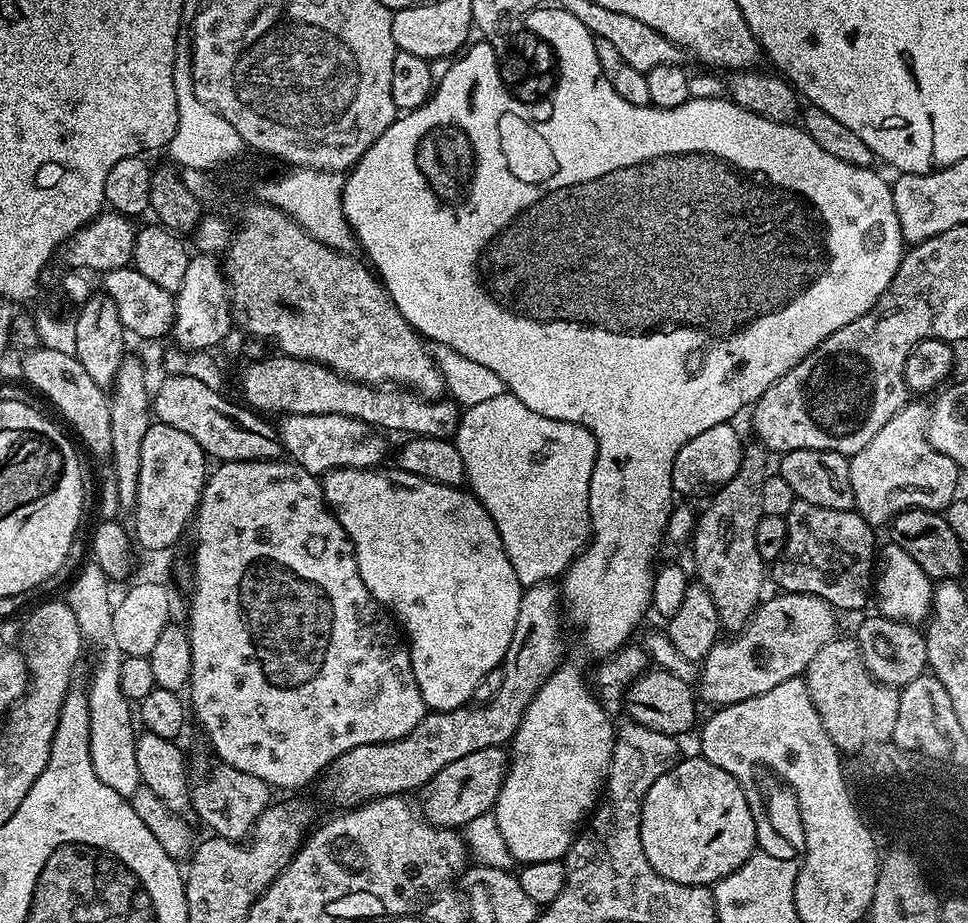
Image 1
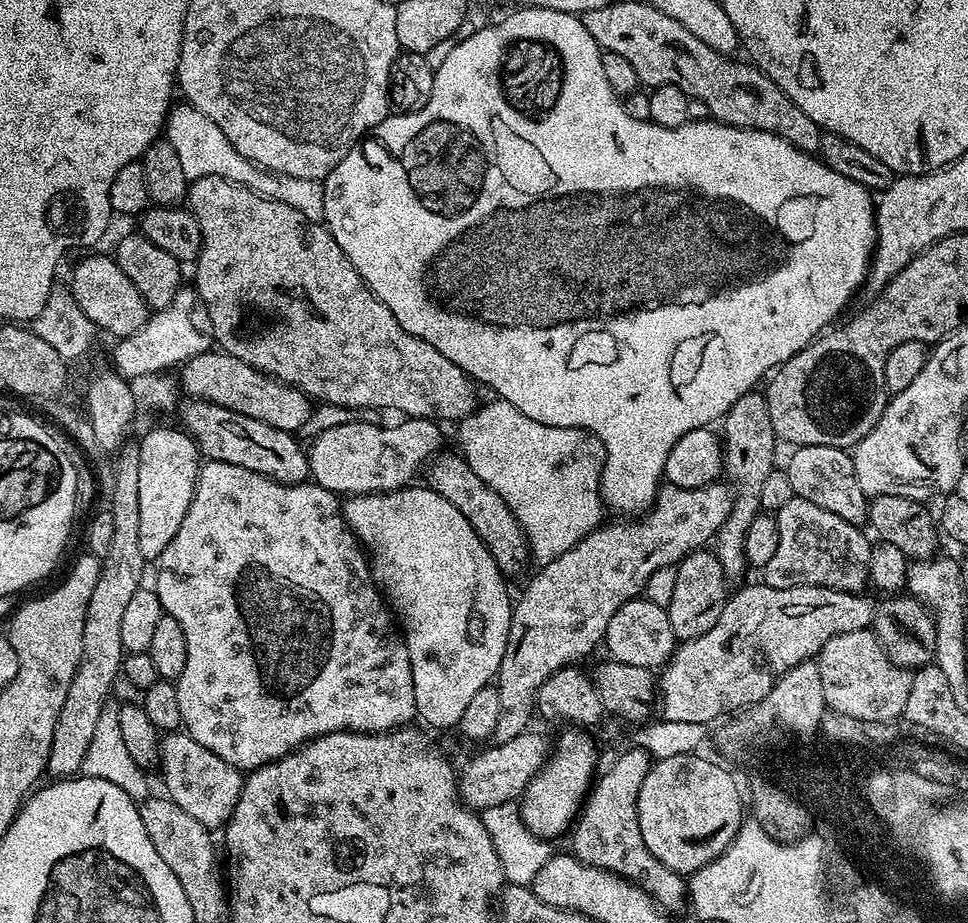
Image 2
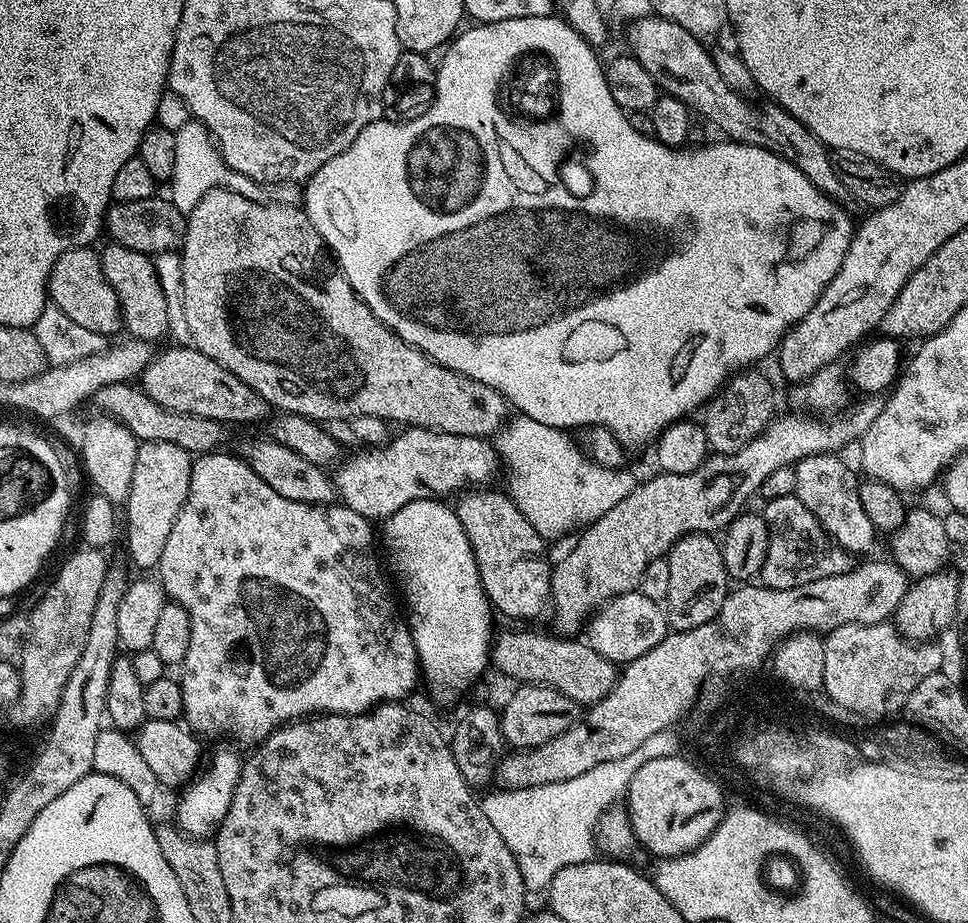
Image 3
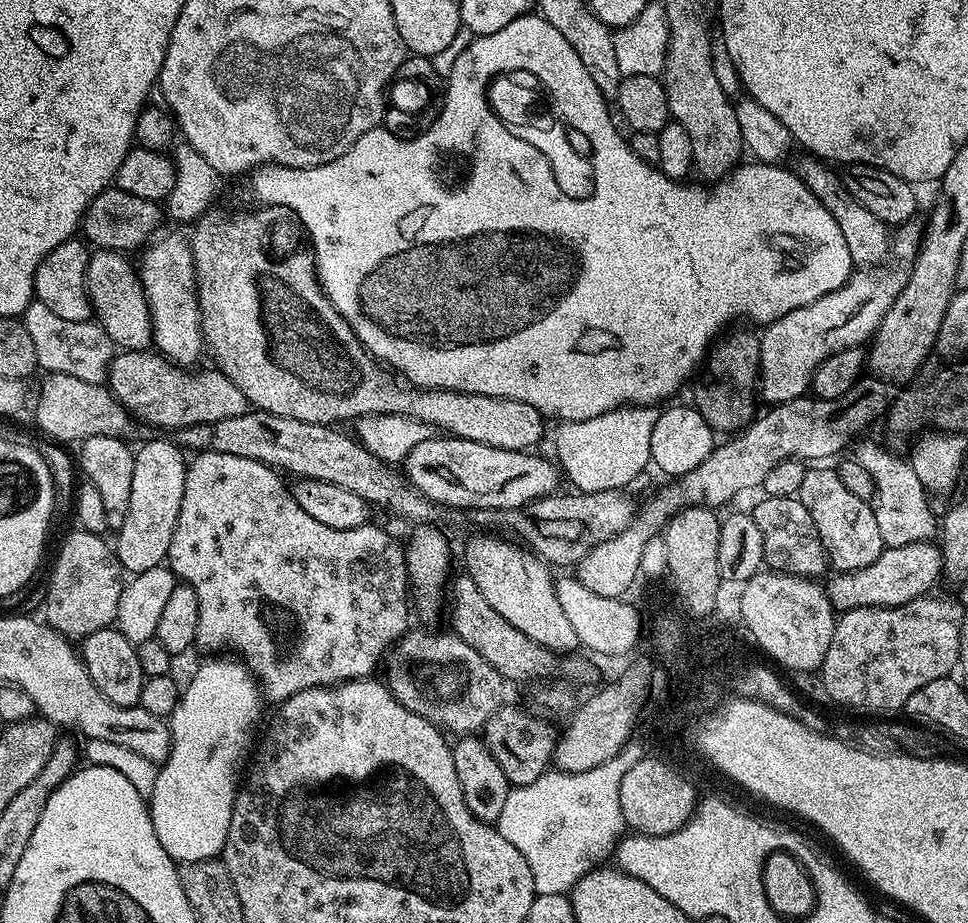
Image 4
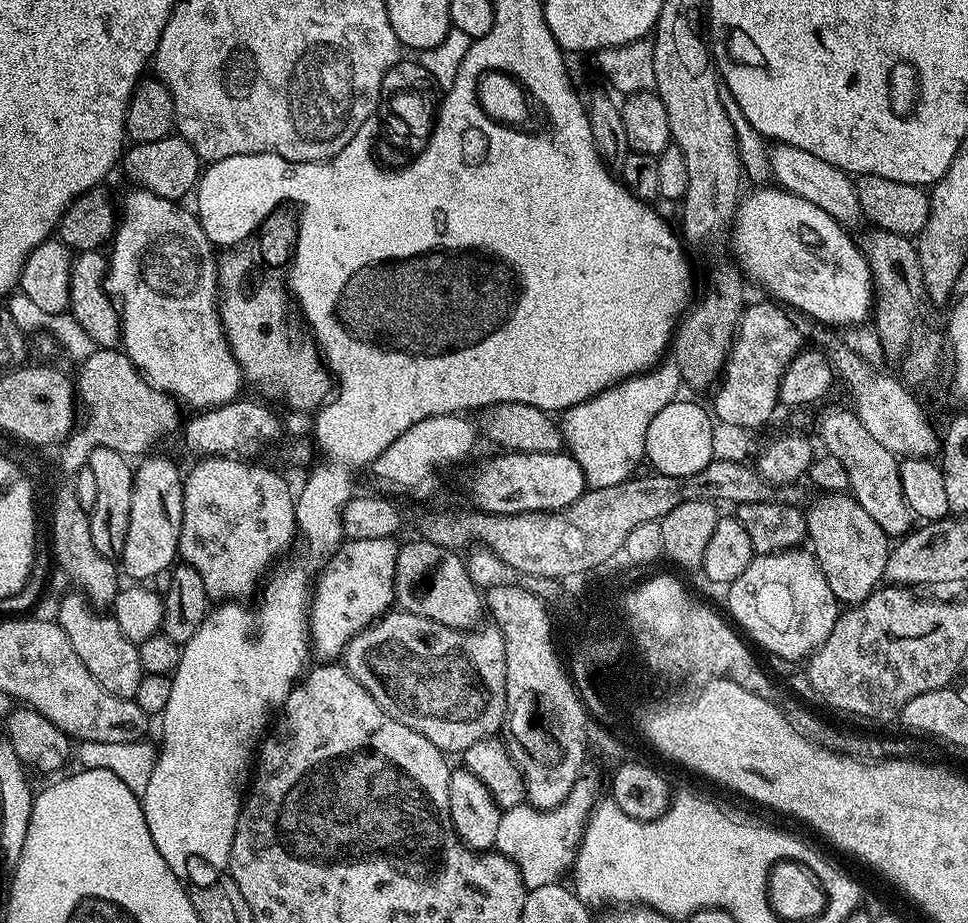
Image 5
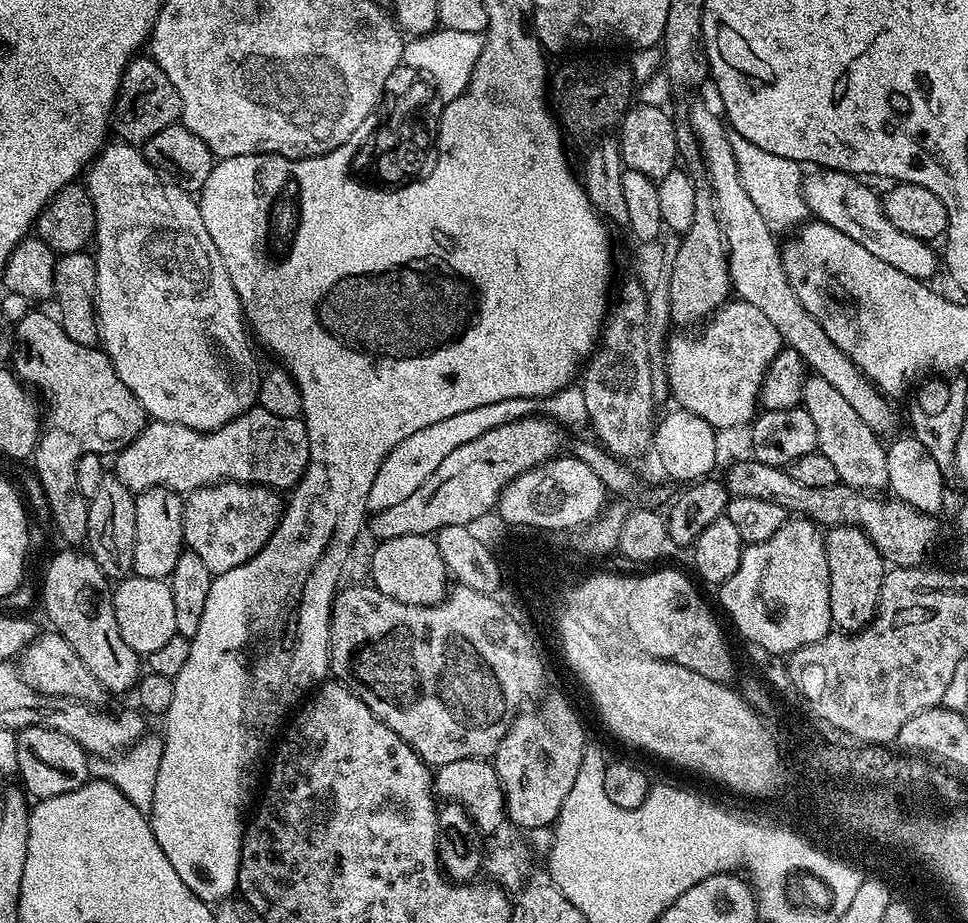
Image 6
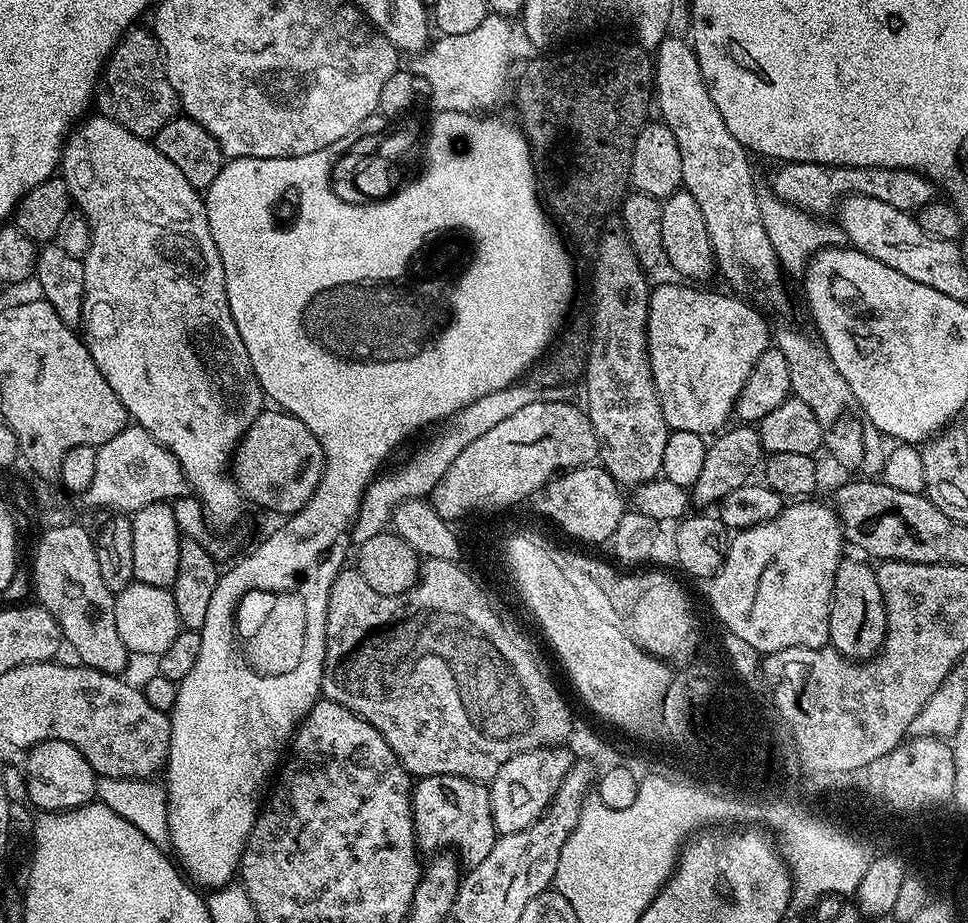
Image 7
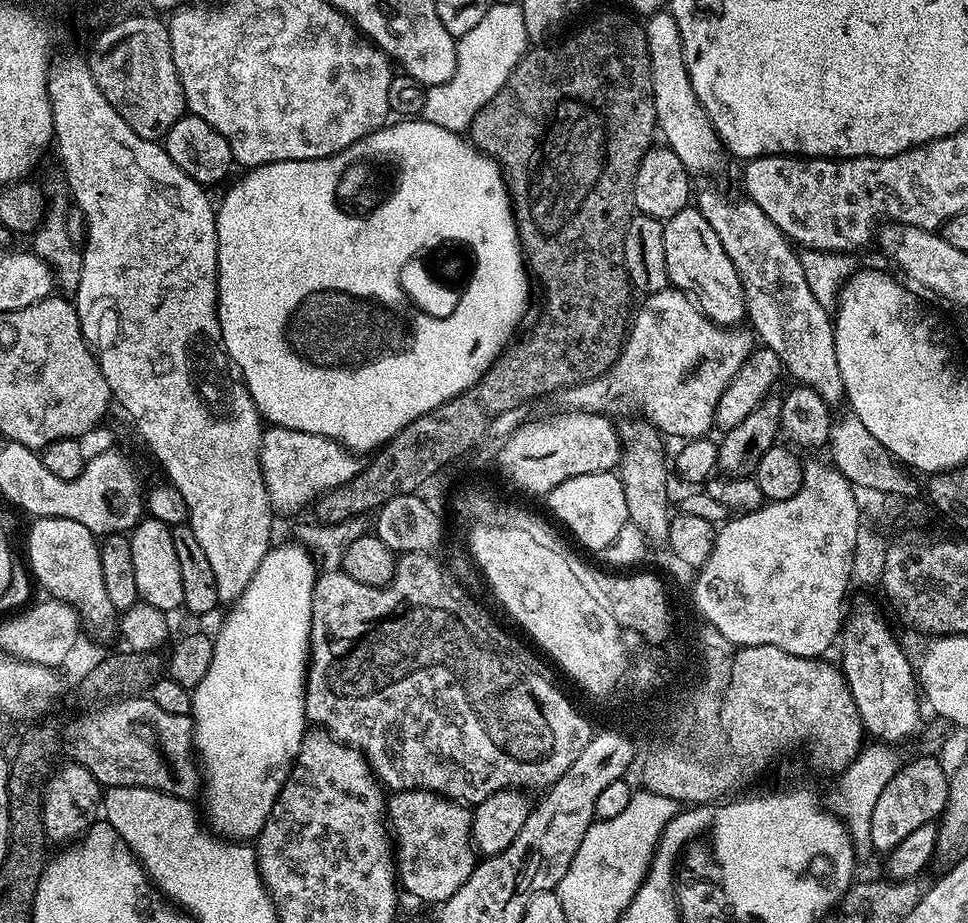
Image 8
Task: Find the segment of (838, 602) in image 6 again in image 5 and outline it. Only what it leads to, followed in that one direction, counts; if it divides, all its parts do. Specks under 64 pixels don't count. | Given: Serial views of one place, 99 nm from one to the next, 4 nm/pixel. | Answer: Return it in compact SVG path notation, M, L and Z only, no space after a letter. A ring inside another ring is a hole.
M820 494L809 508L806 508L806 526L808 527L807 543L815 556L818 566L822 566L822 574L826 574L826 583L834 590L834 598L841 605L861 604L867 596L881 587L884 571L890 551L890 537L862 510L862 506L851 494Z

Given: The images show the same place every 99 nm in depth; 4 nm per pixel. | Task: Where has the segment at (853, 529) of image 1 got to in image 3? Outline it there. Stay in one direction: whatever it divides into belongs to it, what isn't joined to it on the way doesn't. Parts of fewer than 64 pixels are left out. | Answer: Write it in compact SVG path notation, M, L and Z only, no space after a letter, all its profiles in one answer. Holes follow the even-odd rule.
M796 495L774 498L767 503L770 510L762 510L762 515L770 516L768 553L758 577L763 587L790 590L822 578L834 578L834 574L846 574L854 567L853 553L836 544Z

